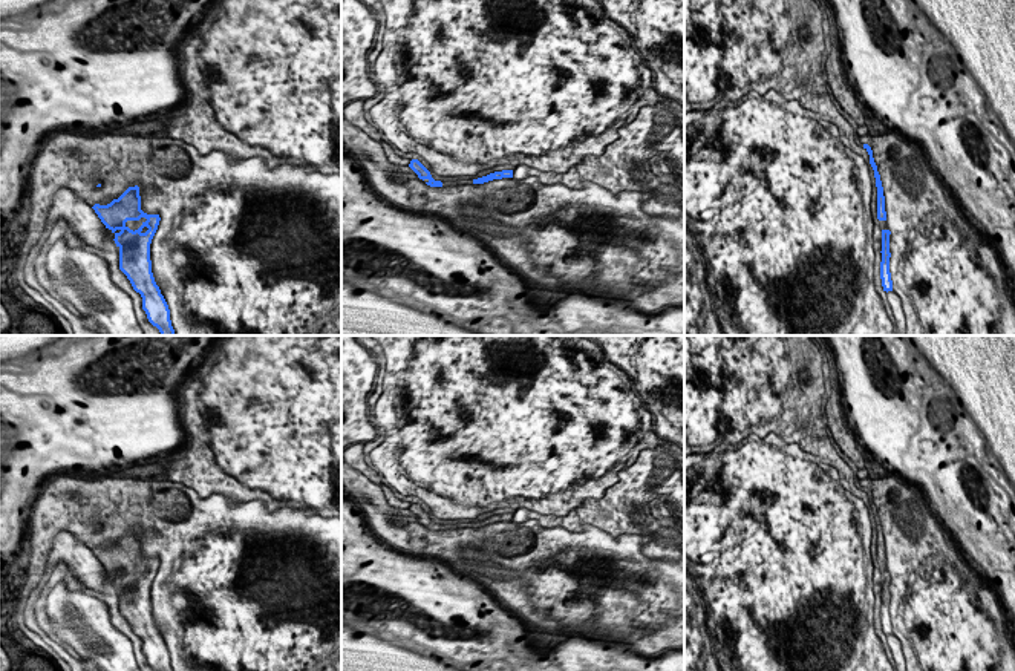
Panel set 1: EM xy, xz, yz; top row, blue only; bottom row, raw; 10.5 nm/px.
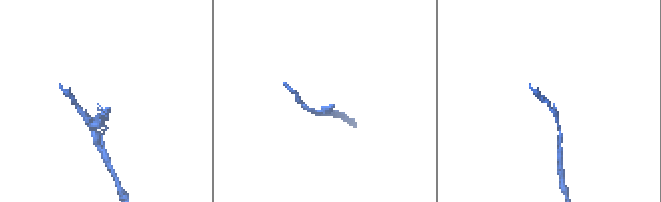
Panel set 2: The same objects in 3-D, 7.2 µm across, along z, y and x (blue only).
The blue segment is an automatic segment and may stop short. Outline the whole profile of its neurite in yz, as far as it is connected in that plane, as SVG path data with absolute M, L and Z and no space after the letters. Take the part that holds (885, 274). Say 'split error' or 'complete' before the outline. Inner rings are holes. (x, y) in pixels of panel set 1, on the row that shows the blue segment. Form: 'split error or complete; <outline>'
complete; M882 230L882 262L880 262L880 279L882 279L882 286L883 291L893 291L893 280L891 280L891 273L889 273L889 230Z

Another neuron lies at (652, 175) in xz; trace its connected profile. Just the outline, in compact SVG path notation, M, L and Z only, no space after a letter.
M645 158L634 170L631 170L634 179L646 191L655 195L655 201L661 201L666 195L675 190L677 178L672 175L672 167L667 161L658 161L657 158Z

